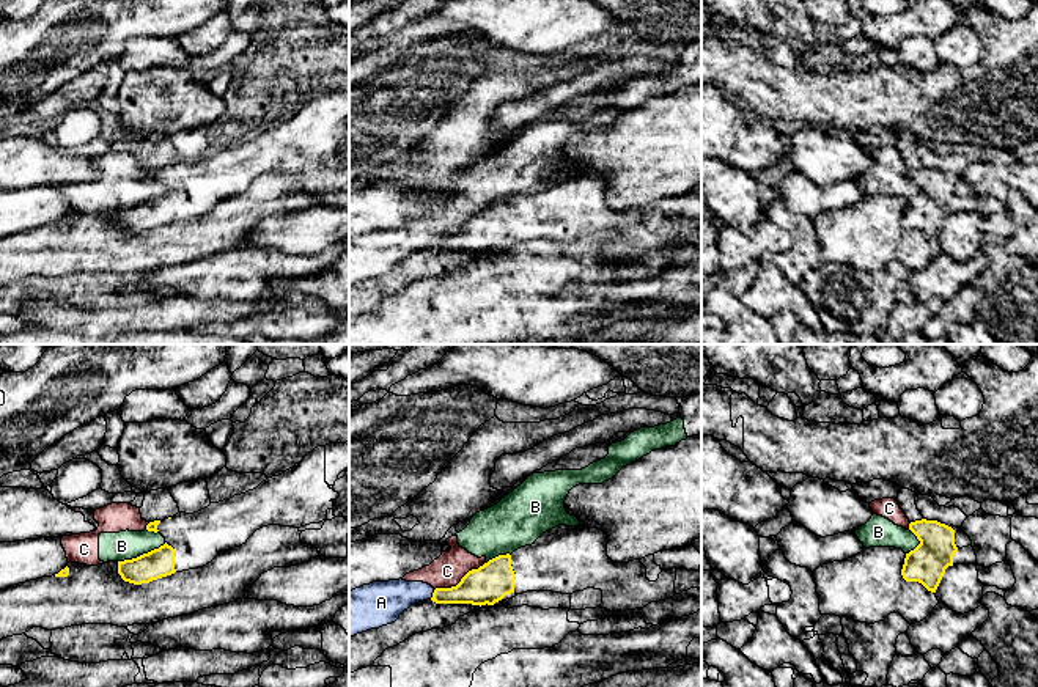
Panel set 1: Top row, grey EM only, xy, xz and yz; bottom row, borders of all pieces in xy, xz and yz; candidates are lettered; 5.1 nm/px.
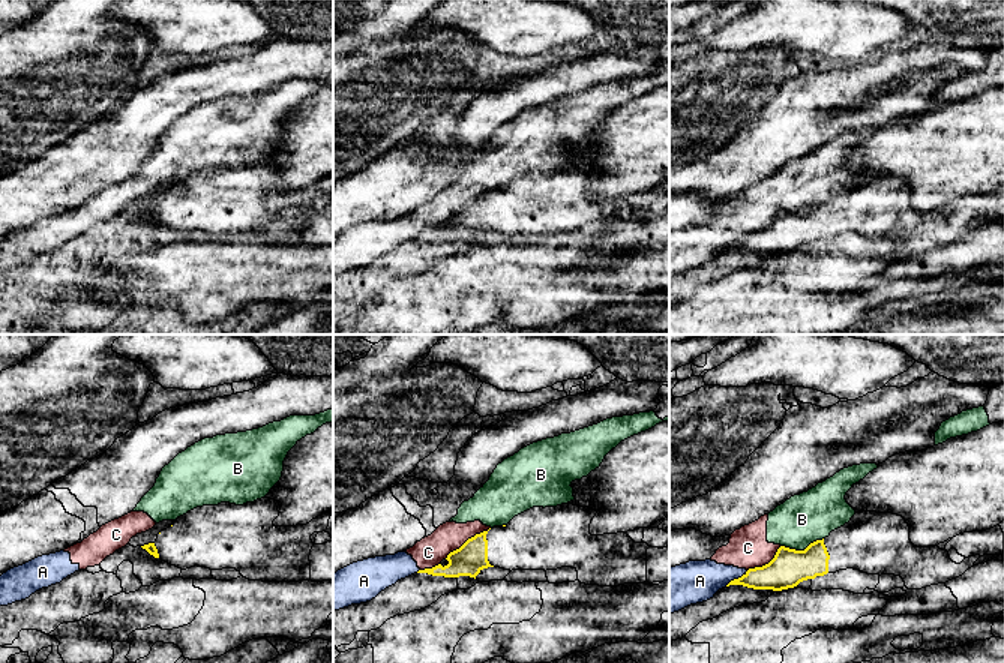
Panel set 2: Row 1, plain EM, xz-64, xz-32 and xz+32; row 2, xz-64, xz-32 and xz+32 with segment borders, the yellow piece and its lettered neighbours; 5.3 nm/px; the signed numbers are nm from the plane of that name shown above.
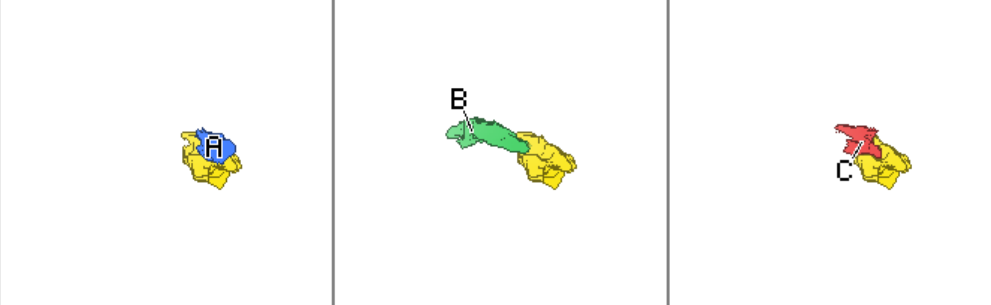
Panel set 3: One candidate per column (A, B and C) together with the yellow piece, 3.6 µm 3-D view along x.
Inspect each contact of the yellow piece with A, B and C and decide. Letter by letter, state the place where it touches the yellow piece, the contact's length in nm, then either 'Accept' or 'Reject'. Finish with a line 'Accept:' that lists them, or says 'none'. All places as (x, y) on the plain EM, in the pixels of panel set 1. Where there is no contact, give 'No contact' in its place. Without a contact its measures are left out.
A: Touches yellow at xz (433, 242). Shared border 50 nm. Reject
B: Touches yellow at xy (143, 202). Shared border 260 nm. Reject
C: Touches yellow at xz (461, 228). Shared border 300 nm. Reject
Accept: none

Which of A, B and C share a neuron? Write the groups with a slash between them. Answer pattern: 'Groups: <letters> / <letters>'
Groups: A B C

